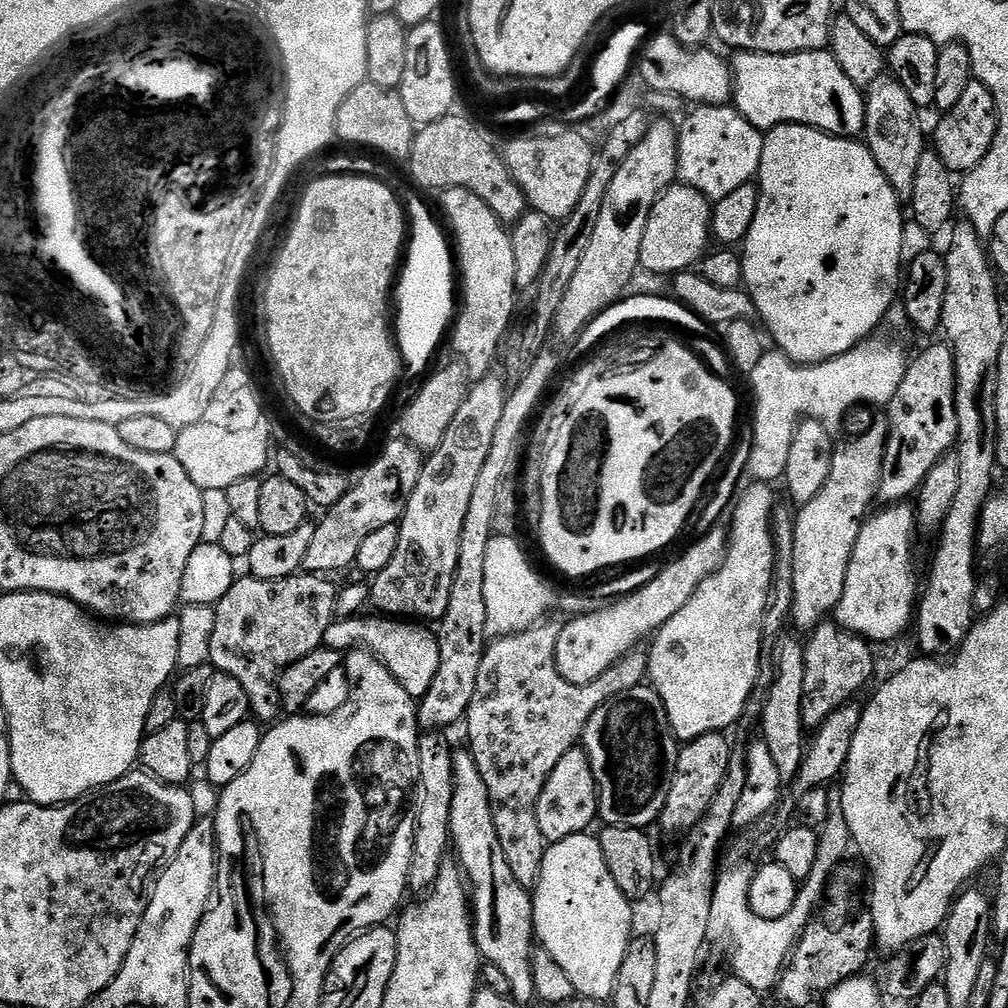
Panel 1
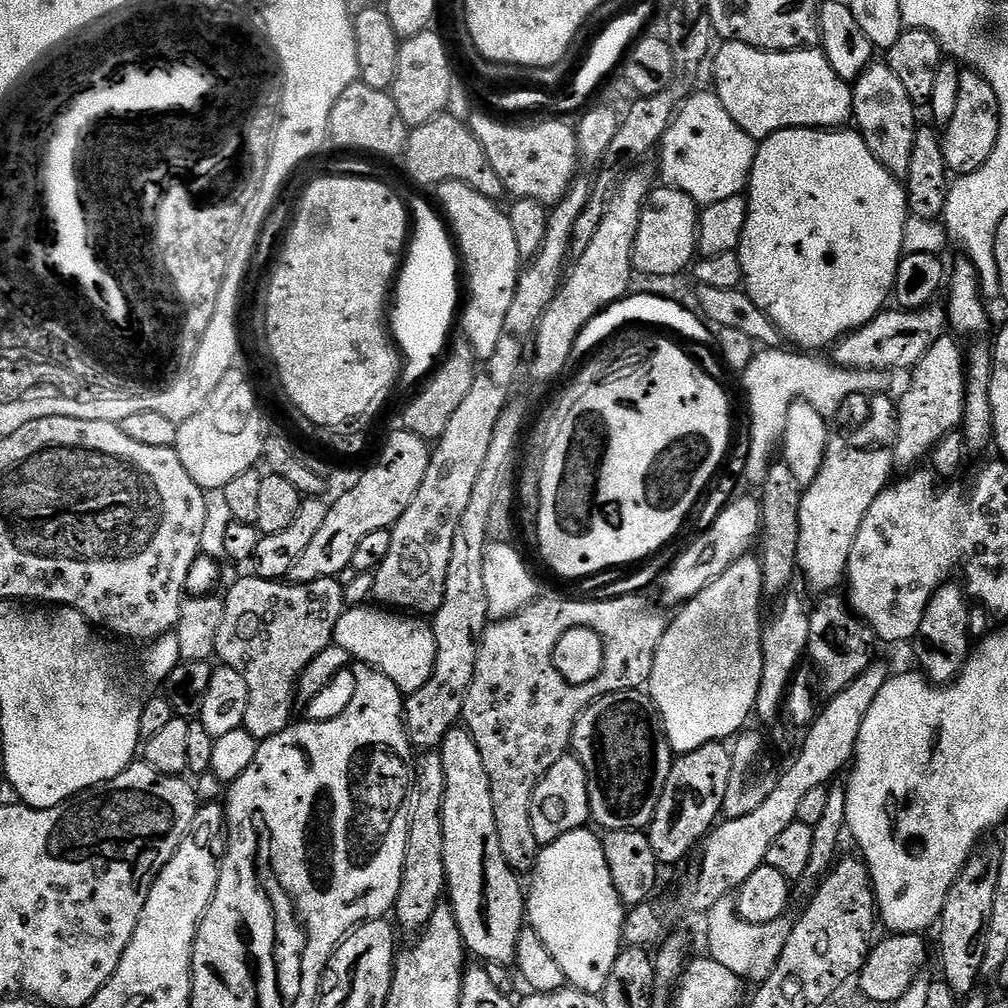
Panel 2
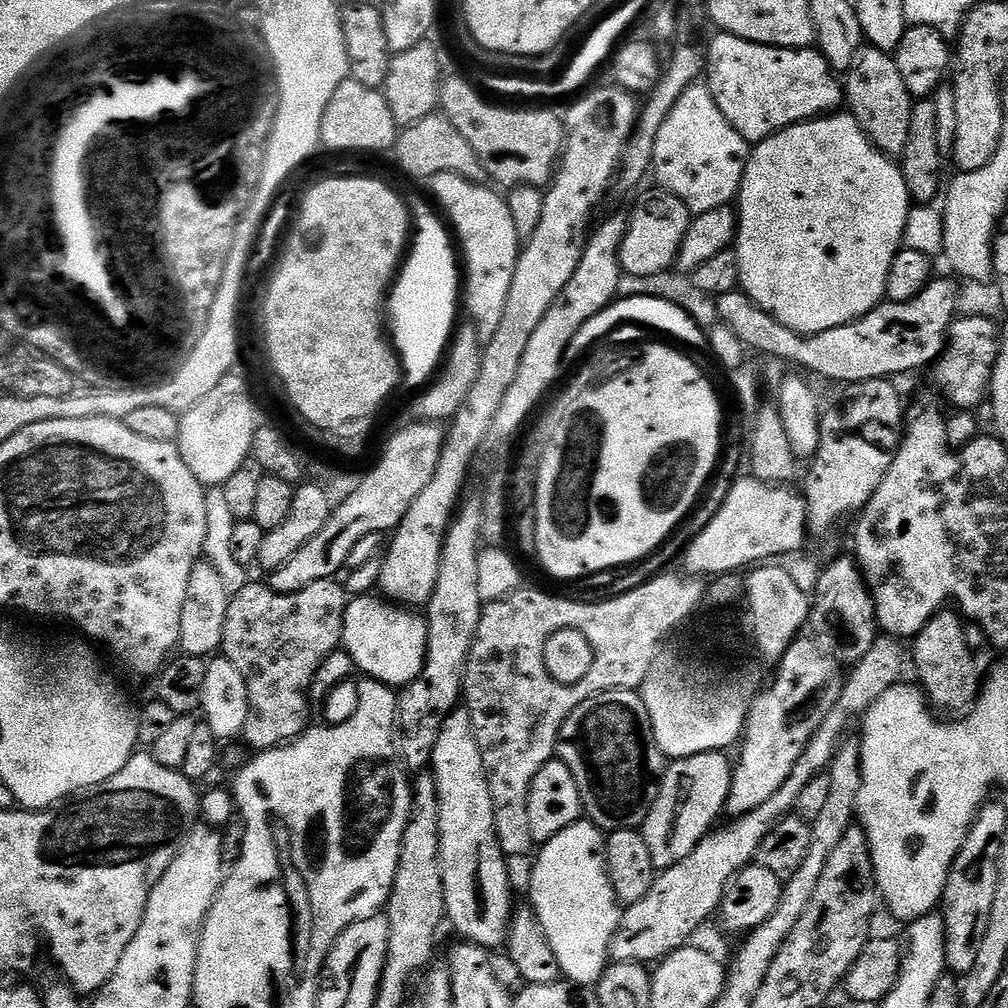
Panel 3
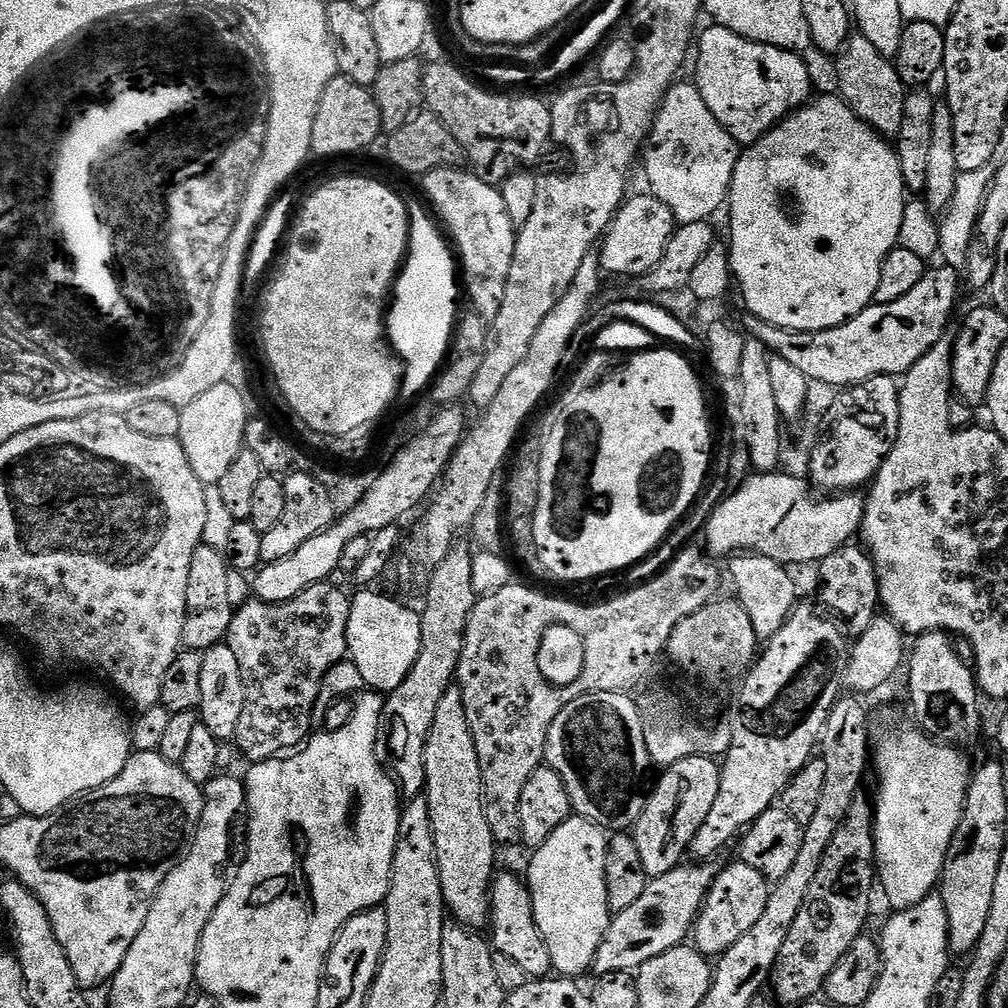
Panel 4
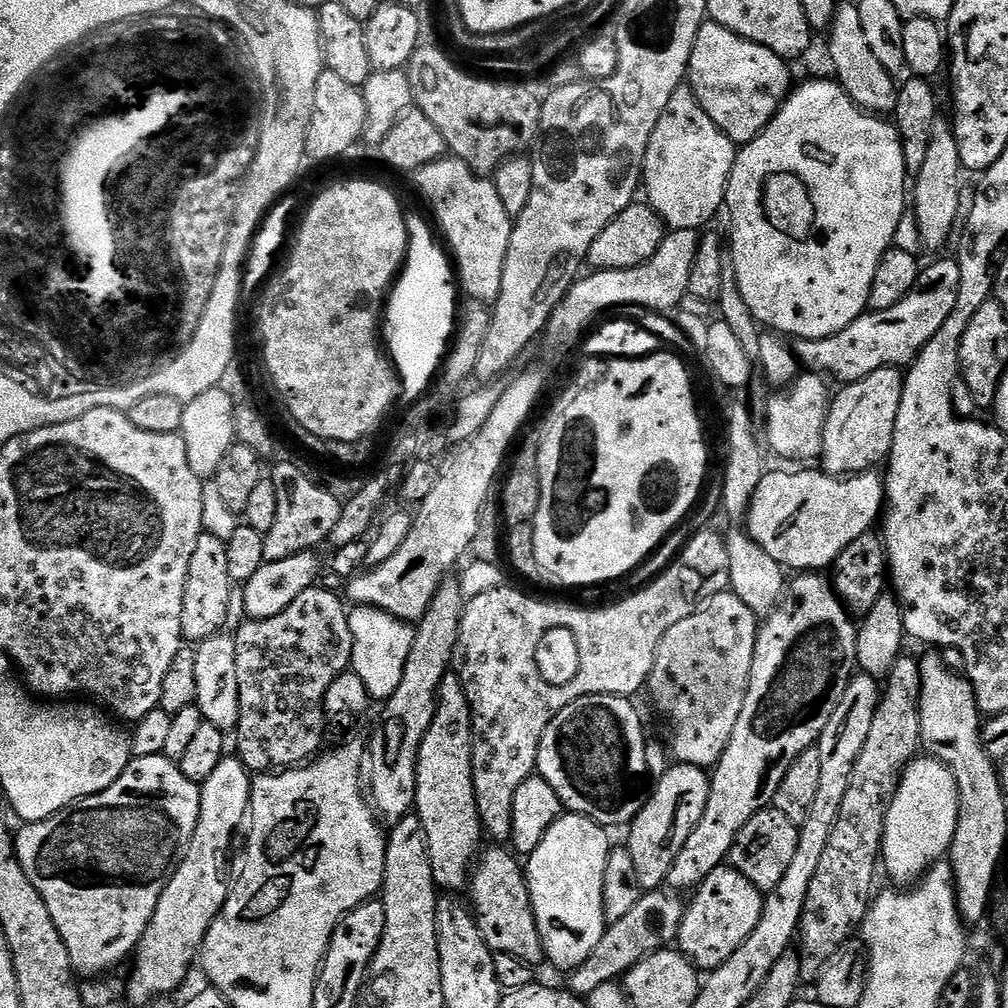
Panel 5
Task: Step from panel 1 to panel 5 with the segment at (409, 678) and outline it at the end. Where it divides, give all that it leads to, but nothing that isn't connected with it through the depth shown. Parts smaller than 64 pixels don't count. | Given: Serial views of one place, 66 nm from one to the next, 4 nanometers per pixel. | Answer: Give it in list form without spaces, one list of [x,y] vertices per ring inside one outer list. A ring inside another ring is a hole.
[[[355,605],[349,611],[348,621],[352,638],[351,671],[365,682],[373,701],[388,700],[402,680],[406,658],[416,637],[415,627],[409,621],[400,620],[389,612],[368,605]]]

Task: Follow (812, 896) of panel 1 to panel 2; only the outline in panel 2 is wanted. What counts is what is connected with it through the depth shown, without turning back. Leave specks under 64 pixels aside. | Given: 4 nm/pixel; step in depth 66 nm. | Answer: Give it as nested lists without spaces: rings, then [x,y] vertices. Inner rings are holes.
[[[733,895],[723,896],[706,913],[706,940],[708,942],[707,953],[712,960],[719,962],[726,970],[753,984],[761,984],[769,974],[773,972],[782,950],[785,949],[786,940],[790,936],[793,919],[783,916],[768,923],[750,923],[739,916],[735,897]]]

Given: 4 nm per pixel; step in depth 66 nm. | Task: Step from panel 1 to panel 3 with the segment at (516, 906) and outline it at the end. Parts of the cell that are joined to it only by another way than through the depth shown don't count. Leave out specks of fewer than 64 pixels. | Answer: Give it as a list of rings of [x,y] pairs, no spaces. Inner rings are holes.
[[[457,707],[456,711],[451,712],[442,722],[438,740],[434,742],[430,771],[438,786],[440,869],[447,923],[452,923],[460,935],[457,937],[465,941],[489,950],[503,949],[508,939],[508,924],[512,921],[514,911],[512,880],[508,877],[509,861],[494,830],[494,802],[490,798],[486,766],[482,766],[482,754],[478,750],[478,742],[474,742],[474,730],[470,726],[467,708]]]

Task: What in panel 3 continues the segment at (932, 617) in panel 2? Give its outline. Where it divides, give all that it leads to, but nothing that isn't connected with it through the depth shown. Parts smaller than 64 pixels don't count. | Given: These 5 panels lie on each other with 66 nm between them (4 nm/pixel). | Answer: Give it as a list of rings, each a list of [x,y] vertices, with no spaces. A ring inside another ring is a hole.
[[[941,610],[937,612],[934,618],[930,618],[930,622],[926,622],[926,626],[911,641],[912,656],[910,652],[910,660],[916,663],[916,676],[919,687],[922,689],[929,705],[937,713],[952,712],[948,714],[964,714],[971,709],[976,702],[978,695],[978,680],[976,684],[976,664],[972,661],[974,652],[967,648],[963,628],[965,621],[961,619],[955,611]]]

